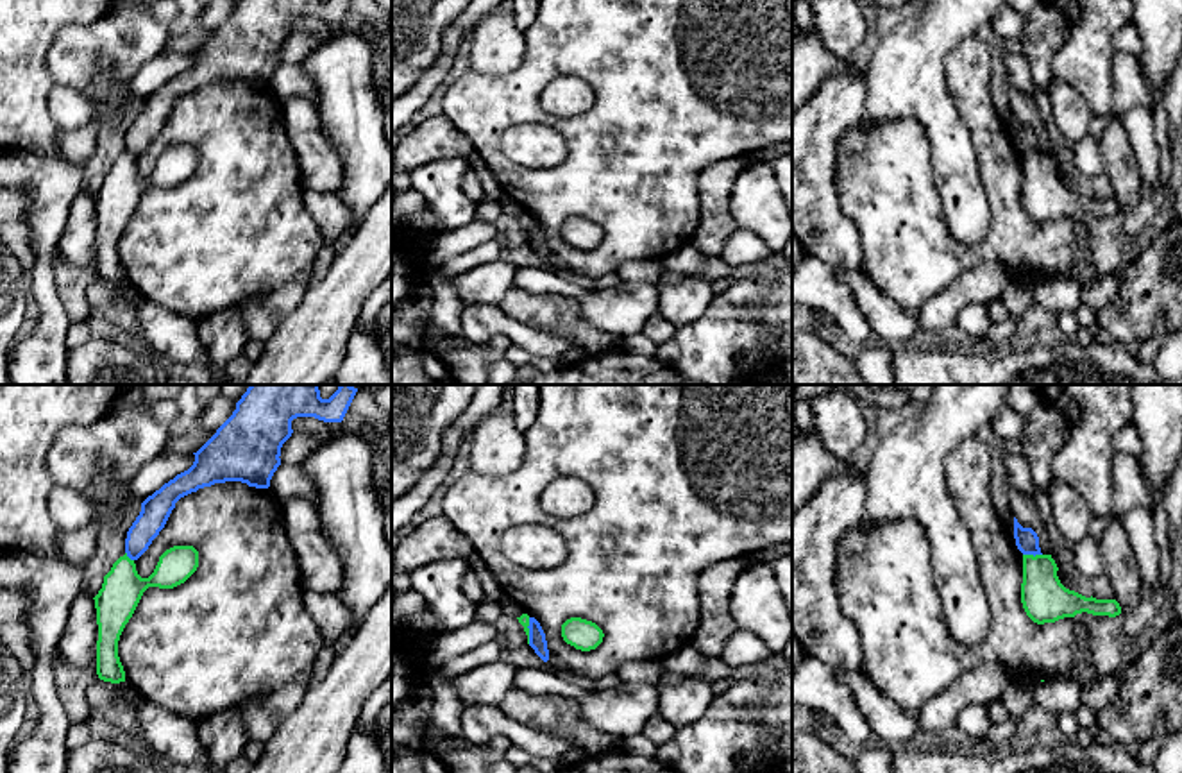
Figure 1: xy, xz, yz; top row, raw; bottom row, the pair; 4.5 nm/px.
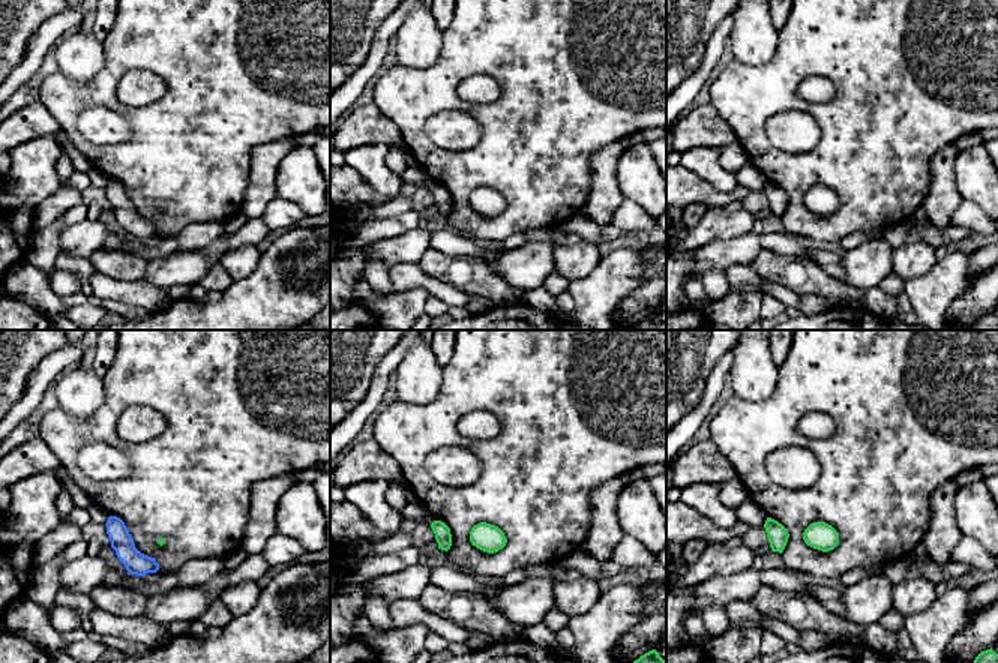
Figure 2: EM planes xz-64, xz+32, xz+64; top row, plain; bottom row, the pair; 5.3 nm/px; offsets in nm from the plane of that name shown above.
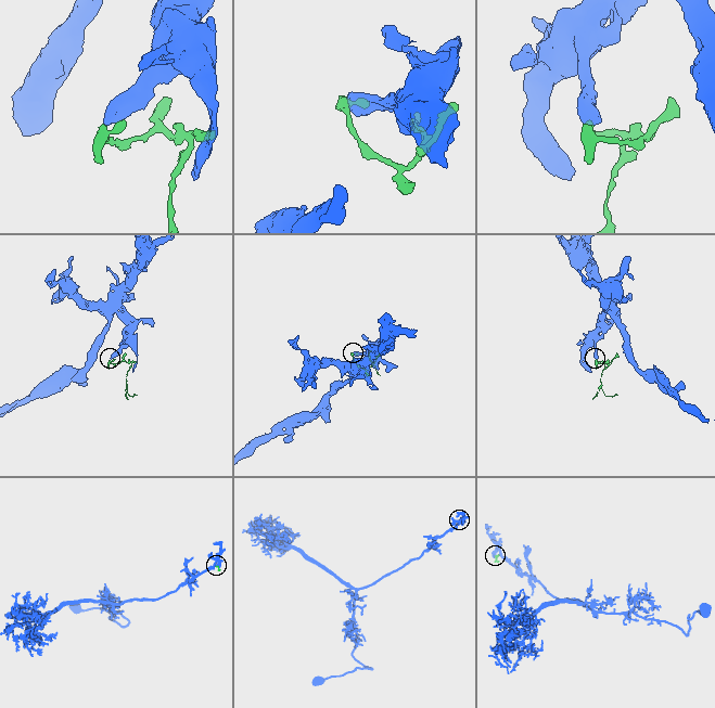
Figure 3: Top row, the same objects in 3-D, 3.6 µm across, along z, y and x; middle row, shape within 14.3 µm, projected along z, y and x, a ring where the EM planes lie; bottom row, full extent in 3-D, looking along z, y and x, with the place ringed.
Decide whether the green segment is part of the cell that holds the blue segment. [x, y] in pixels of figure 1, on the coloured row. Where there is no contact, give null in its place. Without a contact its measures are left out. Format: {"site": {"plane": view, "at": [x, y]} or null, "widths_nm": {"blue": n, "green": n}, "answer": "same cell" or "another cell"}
{"site": {"plane": "yz", "at": [1032, 553]}, "widths_nm": {"blue": 110, "green": 200}, "answer": "another cell"}

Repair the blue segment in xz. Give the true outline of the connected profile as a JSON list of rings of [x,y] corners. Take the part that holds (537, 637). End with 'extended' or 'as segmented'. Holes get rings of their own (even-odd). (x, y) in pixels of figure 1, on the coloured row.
[[[529,617],[529,646],[535,650],[535,653],[547,662],[549,660],[549,650],[545,633],[540,626],[540,623],[535,617]]]; as segmented

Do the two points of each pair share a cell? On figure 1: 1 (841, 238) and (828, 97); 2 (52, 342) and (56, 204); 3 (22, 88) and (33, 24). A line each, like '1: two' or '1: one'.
1: one
2: one
3: one

